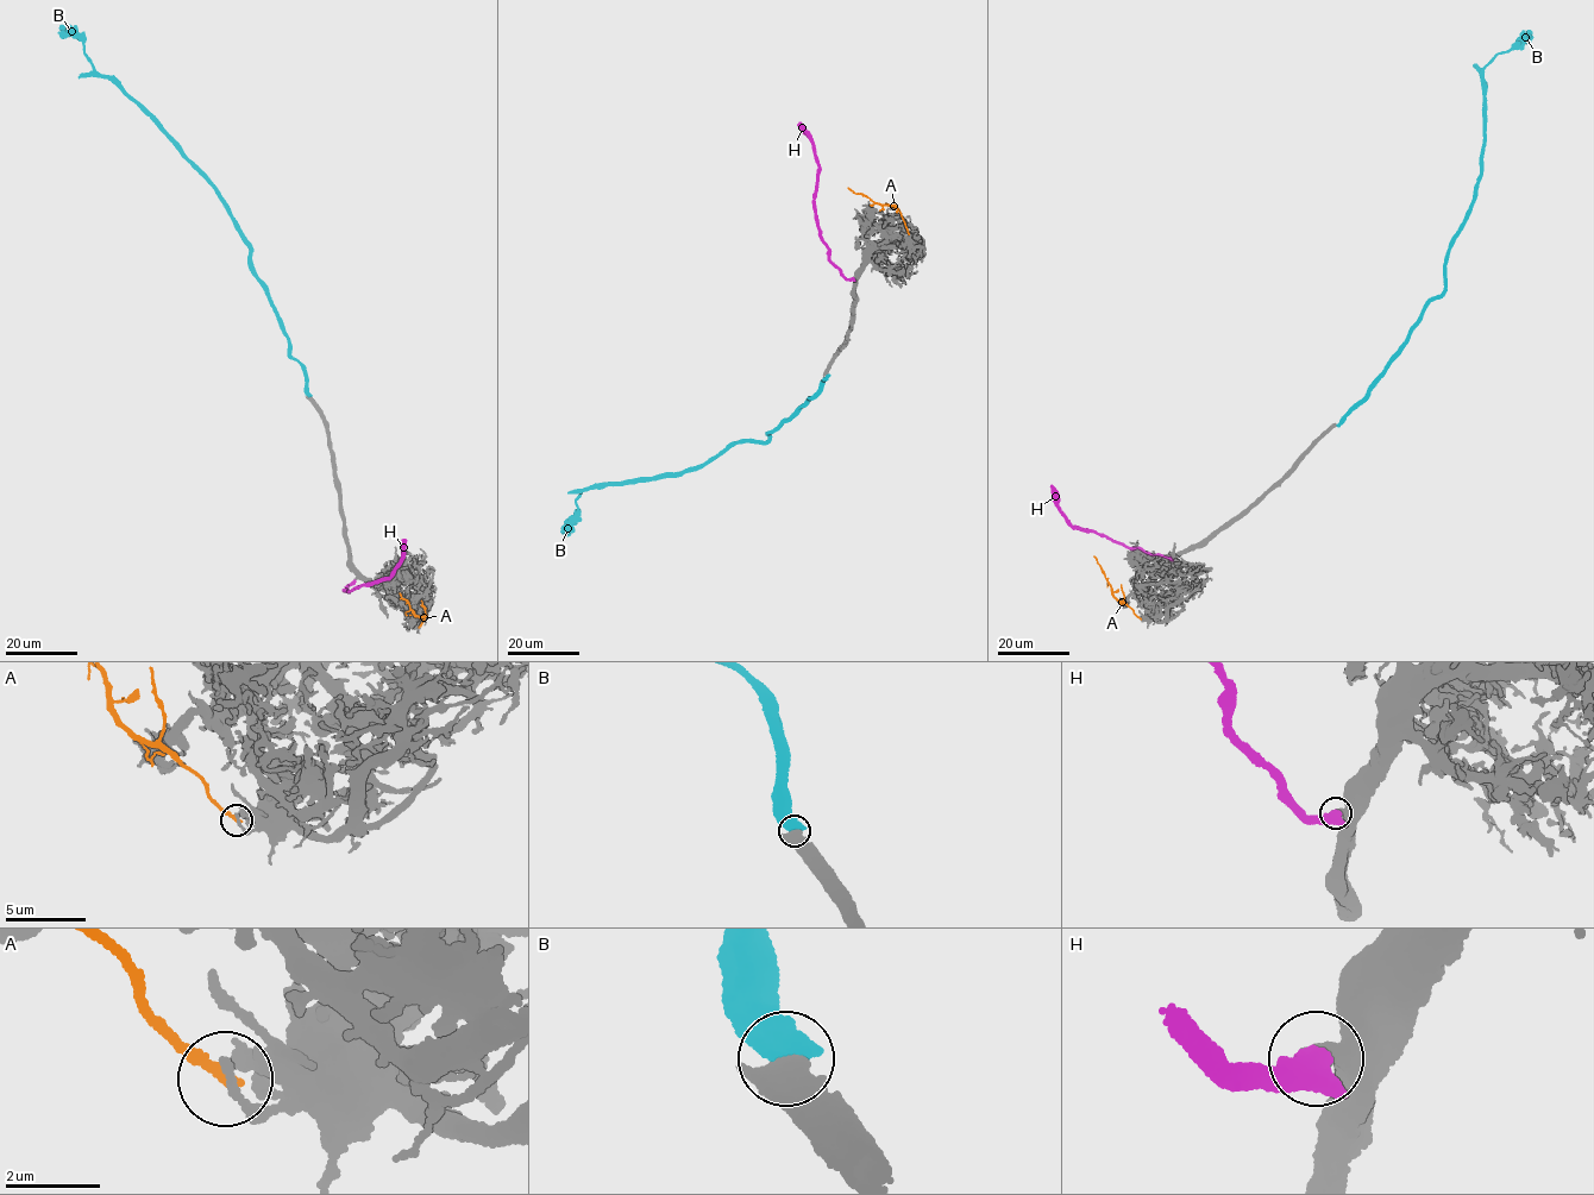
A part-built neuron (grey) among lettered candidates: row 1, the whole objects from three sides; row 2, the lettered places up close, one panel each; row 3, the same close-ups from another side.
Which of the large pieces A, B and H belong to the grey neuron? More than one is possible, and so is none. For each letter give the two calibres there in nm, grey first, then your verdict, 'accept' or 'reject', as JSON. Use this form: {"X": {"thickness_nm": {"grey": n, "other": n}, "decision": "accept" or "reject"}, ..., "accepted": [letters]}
{"A": {"thickness_nm": {"grey": 200, "other": 240}, "decision": "reject"}, "B": {"thickness_nm": {"grey": 550, "other": 600}, "decision": "reject"}, "H": {"thickness_nm": {"grey": 360, "other": 600}, "decision": "accept"}, "accepted": ["H"]}

